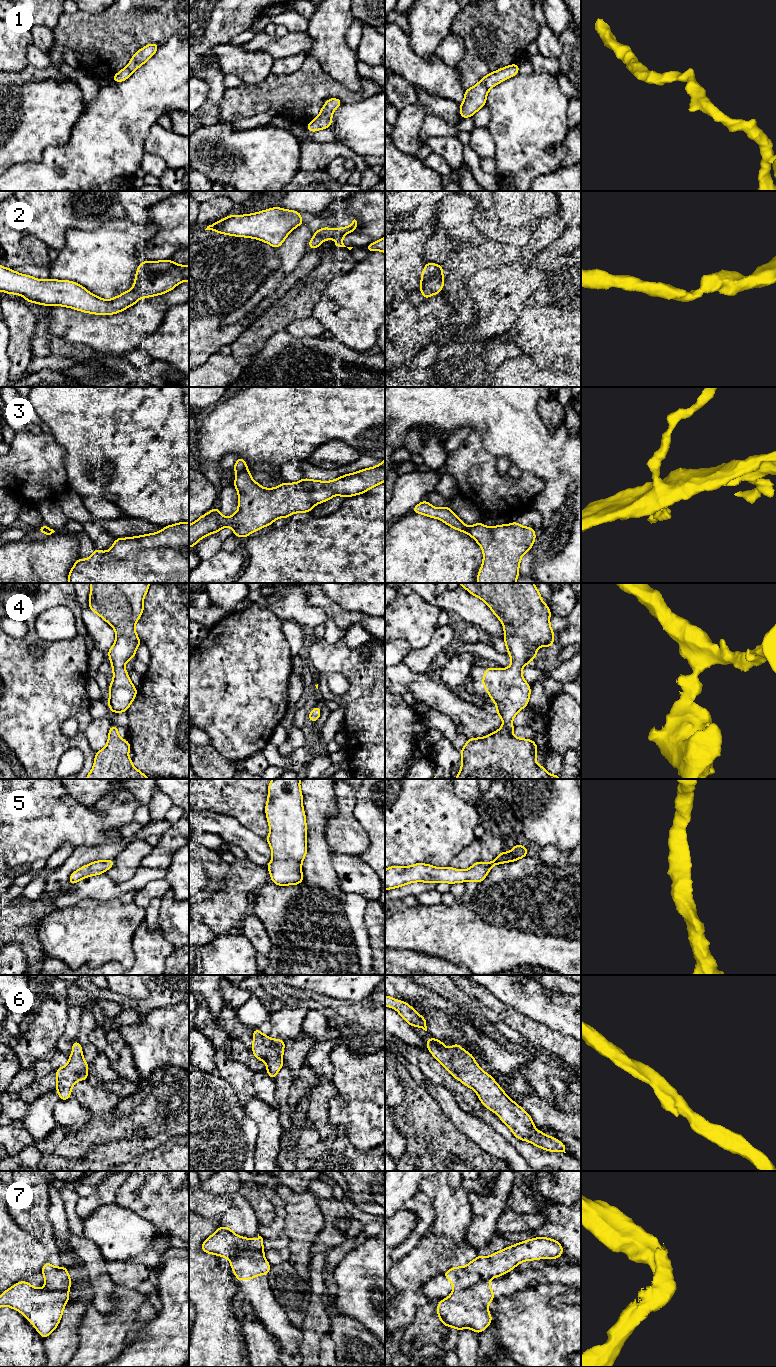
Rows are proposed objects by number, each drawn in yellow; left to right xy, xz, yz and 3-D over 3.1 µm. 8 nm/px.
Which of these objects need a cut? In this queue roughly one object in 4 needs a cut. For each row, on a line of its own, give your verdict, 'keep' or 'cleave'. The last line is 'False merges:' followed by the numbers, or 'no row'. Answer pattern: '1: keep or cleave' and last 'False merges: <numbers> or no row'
1: keep
2: keep
3: cleave
4: keep
5: keep
6: keep
7: cleave
False merges: 3, 7

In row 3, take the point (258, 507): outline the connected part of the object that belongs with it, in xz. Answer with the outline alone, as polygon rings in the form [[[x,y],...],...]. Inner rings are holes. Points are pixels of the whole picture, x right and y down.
[[[385,459],[377,466],[345,474],[332,481],[303,478],[296,483],[282,482],[276,488],[263,488],[252,479],[250,471],[247,469],[239,473],[233,483],[238,492],[237,512],[230,517],[224,517],[217,507],[199,517],[189,525],[189,548],[194,547],[199,540],[212,533],[218,534],[225,527],[232,528],[233,534],[237,537],[248,537],[250,533],[256,532],[265,526],[270,526],[277,518],[288,518],[298,512],[311,512],[316,504],[326,502],[335,495],[347,498],[363,494],[369,489],[381,485],[384,481]]]

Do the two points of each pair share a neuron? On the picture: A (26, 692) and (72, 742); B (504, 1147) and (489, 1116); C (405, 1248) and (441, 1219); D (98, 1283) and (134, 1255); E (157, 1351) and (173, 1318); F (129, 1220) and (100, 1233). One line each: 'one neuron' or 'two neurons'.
A: one neuron
B: two neurons
C: two neurons
D: two neurons
E: one neuron
F: one neuron

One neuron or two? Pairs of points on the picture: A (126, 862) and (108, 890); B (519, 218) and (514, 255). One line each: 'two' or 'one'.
A: two
B: two

